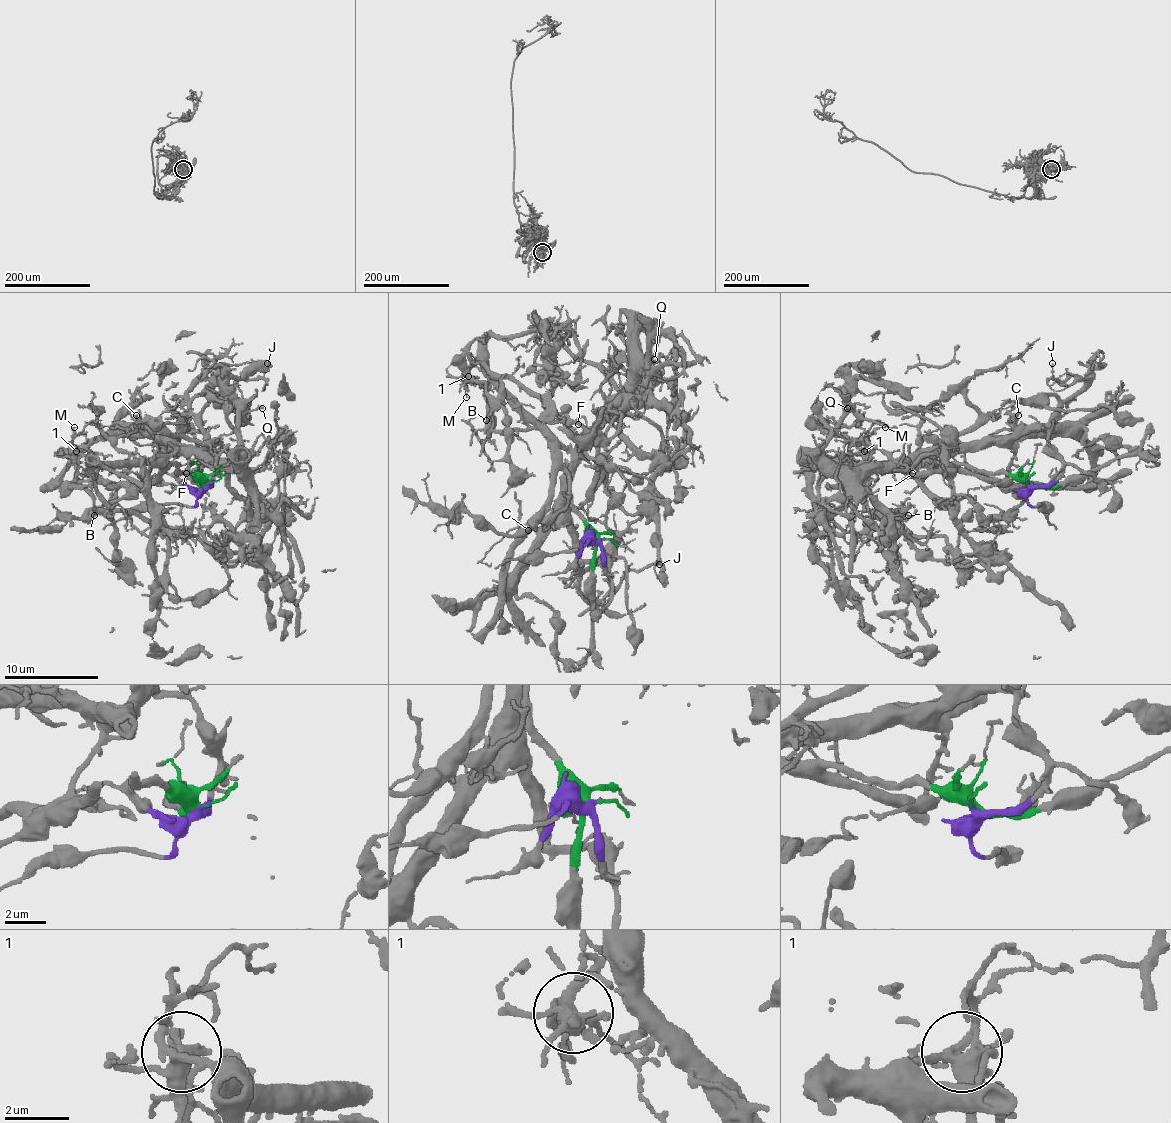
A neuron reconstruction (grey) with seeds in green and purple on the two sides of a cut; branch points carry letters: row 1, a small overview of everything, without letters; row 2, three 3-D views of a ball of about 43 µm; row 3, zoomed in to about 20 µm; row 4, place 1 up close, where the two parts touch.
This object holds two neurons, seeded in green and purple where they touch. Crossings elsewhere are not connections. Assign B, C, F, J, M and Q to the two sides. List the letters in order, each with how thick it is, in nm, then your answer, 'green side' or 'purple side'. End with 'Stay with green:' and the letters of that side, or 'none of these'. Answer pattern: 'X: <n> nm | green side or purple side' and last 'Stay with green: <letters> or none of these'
B: 120 nm | purple side
C: 150 nm | purple side
F: 240 nm | purple side
J: 140 nm | purple side
M: 100 nm | green side
Q: 200 nm | purple side
Stay with green: M

